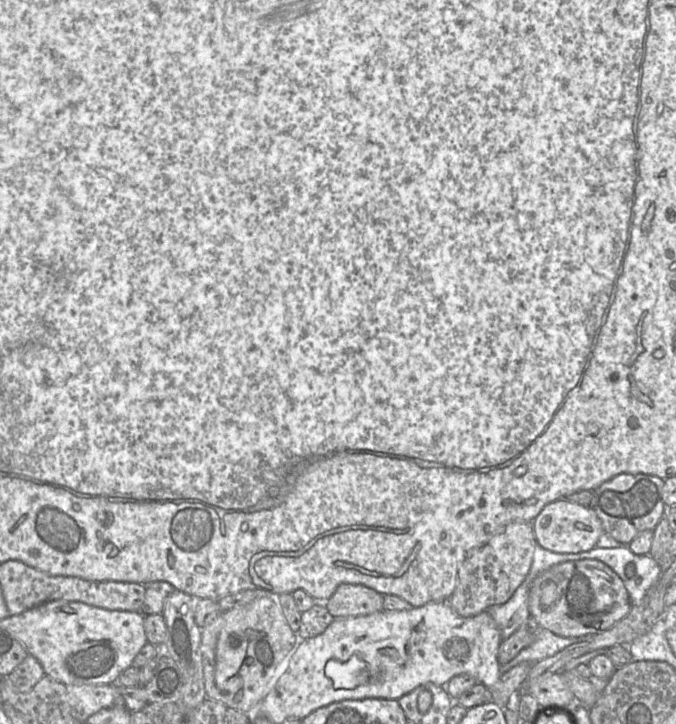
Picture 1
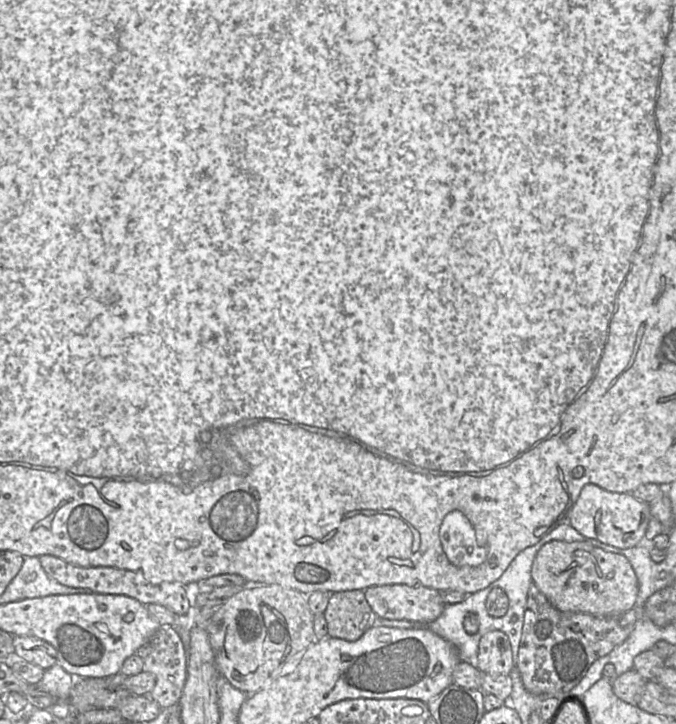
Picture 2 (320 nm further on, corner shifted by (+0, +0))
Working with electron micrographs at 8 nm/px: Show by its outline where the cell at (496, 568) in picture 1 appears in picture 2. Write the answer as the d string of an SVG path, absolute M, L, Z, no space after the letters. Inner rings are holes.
M493 630L481 637L475 666L482 674L509 675L513 668L513 652L504 632Z

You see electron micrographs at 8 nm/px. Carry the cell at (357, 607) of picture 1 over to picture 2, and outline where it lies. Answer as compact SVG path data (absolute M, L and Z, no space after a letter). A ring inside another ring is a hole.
M386 584L364 590L365 599L377 617L429 623L443 612L440 592L425 586Z

